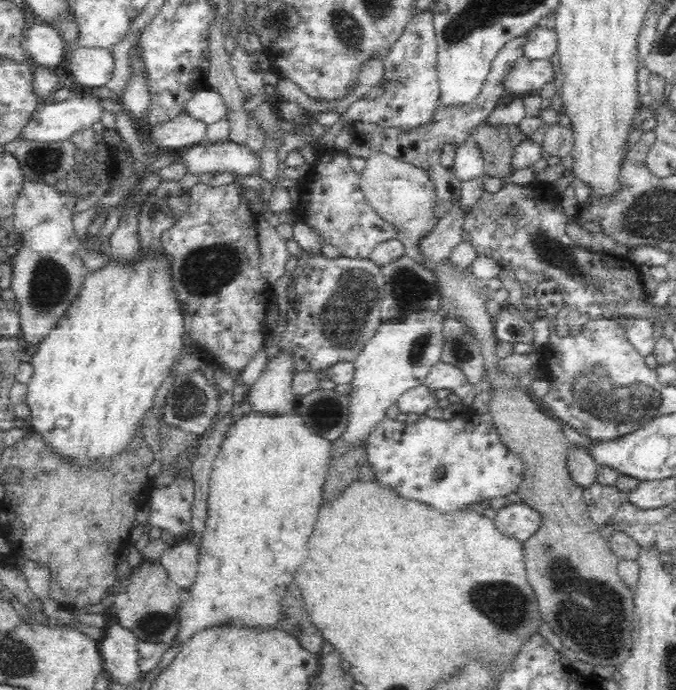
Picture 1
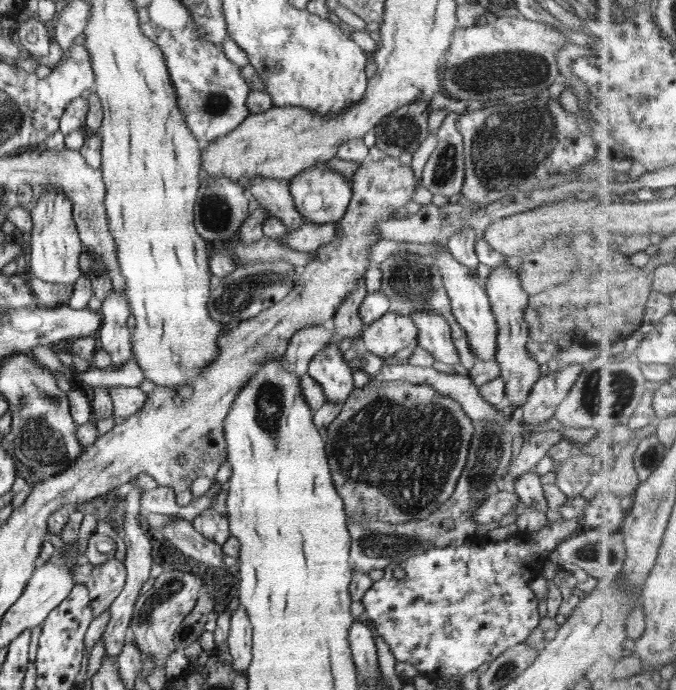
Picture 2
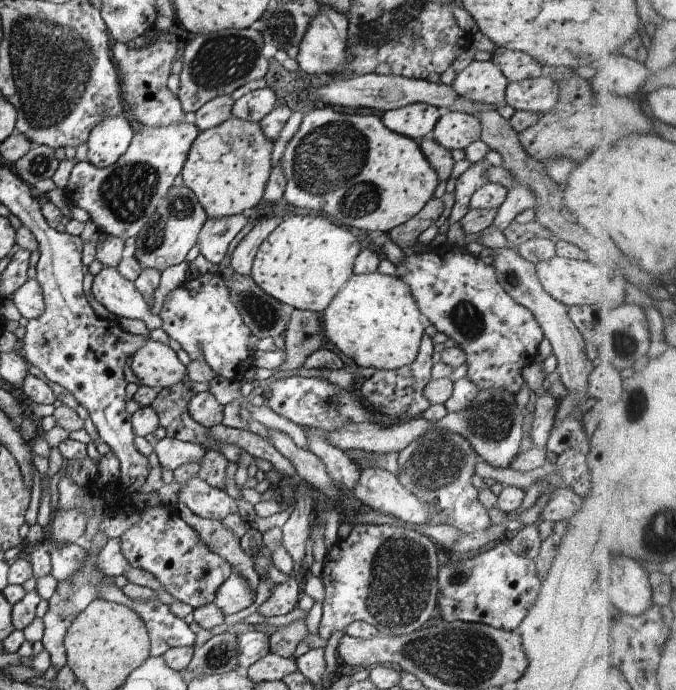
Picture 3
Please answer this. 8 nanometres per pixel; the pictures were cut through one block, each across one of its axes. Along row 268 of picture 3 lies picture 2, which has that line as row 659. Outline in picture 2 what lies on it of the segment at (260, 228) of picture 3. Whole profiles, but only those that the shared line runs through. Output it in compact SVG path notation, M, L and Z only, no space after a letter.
M241 604L231 613L227 642L233 658L232 669L246 673L253 657L253 630L246 609Z

